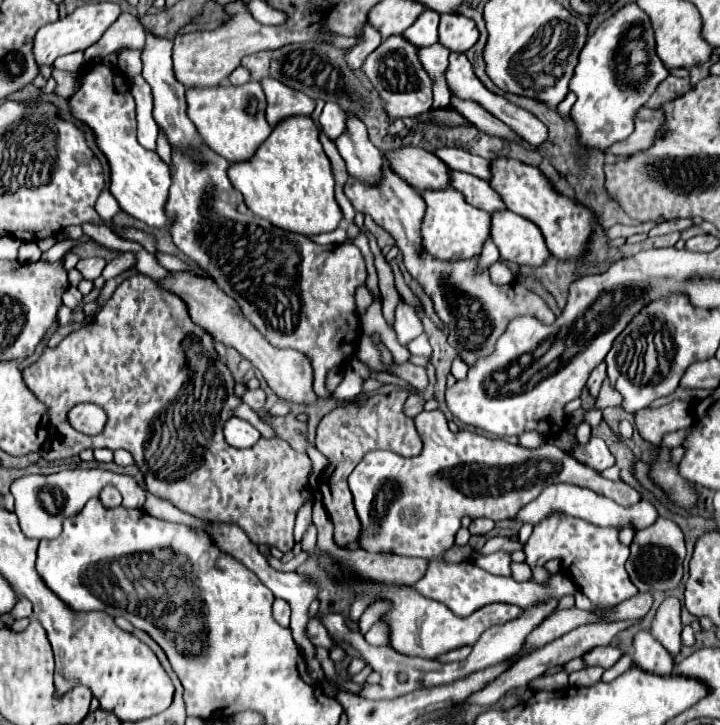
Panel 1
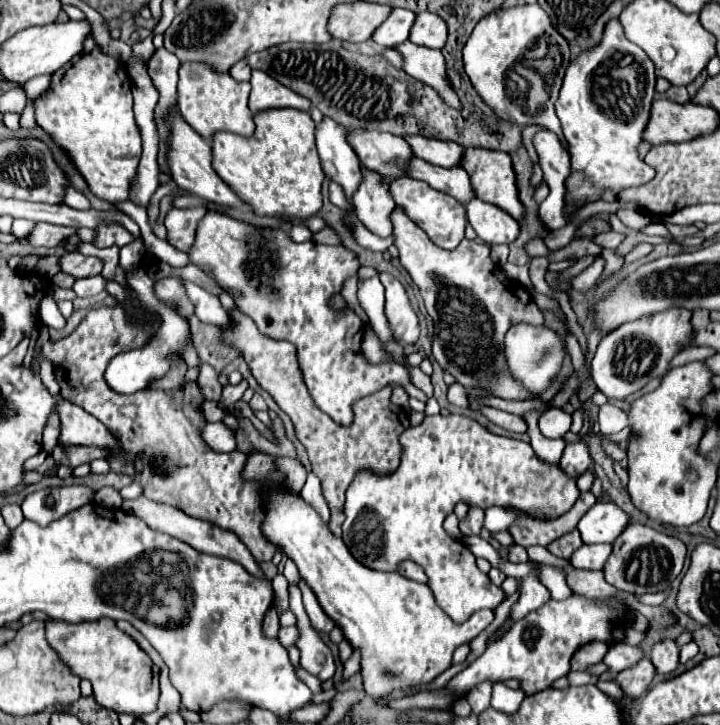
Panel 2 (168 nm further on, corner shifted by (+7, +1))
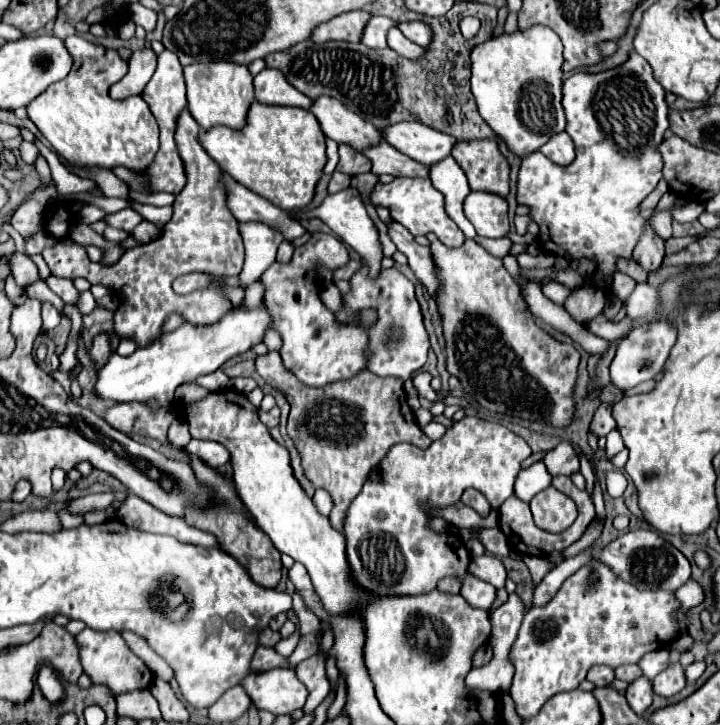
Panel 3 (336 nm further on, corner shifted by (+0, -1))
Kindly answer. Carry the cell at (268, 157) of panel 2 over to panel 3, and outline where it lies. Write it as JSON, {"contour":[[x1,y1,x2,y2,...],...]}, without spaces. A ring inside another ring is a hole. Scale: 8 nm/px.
{"contour":[[254,101,246,119,246,127,240,131,216,125,200,133,200,145,236,183,258,193,276,207,292,211,308,205,326,163,326,137,320,131,316,117,308,109]]}

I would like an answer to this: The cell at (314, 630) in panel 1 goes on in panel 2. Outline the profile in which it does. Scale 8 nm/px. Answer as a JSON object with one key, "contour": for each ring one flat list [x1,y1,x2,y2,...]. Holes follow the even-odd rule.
{"contour":[[283,627,283,629,279,631,277,639,279,639,285,647,291,647,291,645,295,645,297,639,299,639,299,629,297,629,297,627]]}

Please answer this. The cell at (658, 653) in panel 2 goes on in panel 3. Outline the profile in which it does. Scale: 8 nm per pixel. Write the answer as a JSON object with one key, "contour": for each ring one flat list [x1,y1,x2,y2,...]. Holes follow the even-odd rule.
{"contour":[[672,663,672,667,668,667,668,671,662,671,652,681,652,689,660,697,674,697,676,693,680,693,684,689,684,685,686,685,686,679,684,679,684,669,680,663]]}

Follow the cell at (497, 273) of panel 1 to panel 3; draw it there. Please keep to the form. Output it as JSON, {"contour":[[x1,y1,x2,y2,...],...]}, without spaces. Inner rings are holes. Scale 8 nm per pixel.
{"contour":[[598,315,592,321,588,321,586,327,588,327,590,333,594,333,602,339,608,339,608,341,612,339,614,341,614,339,622,339,622,337,628,335,628,331,632,329,632,321,628,317,624,317,620,323,612,323,604,315]]}

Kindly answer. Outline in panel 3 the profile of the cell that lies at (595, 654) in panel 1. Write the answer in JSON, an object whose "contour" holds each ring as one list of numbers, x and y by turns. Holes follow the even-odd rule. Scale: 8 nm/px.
{"contour":[[660,649,660,651,652,651,652,653,648,653,648,655,644,655,644,659,640,659,640,669,644,671,644,677,646,679,650,679,650,681,654,681,654,677,658,675,658,673,662,673,668,665,670,665,672,661,670,661,670,649]]}

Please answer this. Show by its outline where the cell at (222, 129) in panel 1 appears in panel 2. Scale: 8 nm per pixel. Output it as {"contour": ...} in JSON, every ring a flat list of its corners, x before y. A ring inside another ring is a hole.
{"contour":[[181,65,177,85,177,109,181,117,197,131,205,141,213,141,217,131,229,131,241,137,253,137,255,123,253,113,247,107,249,83,237,83,229,73,213,73,209,65]]}

